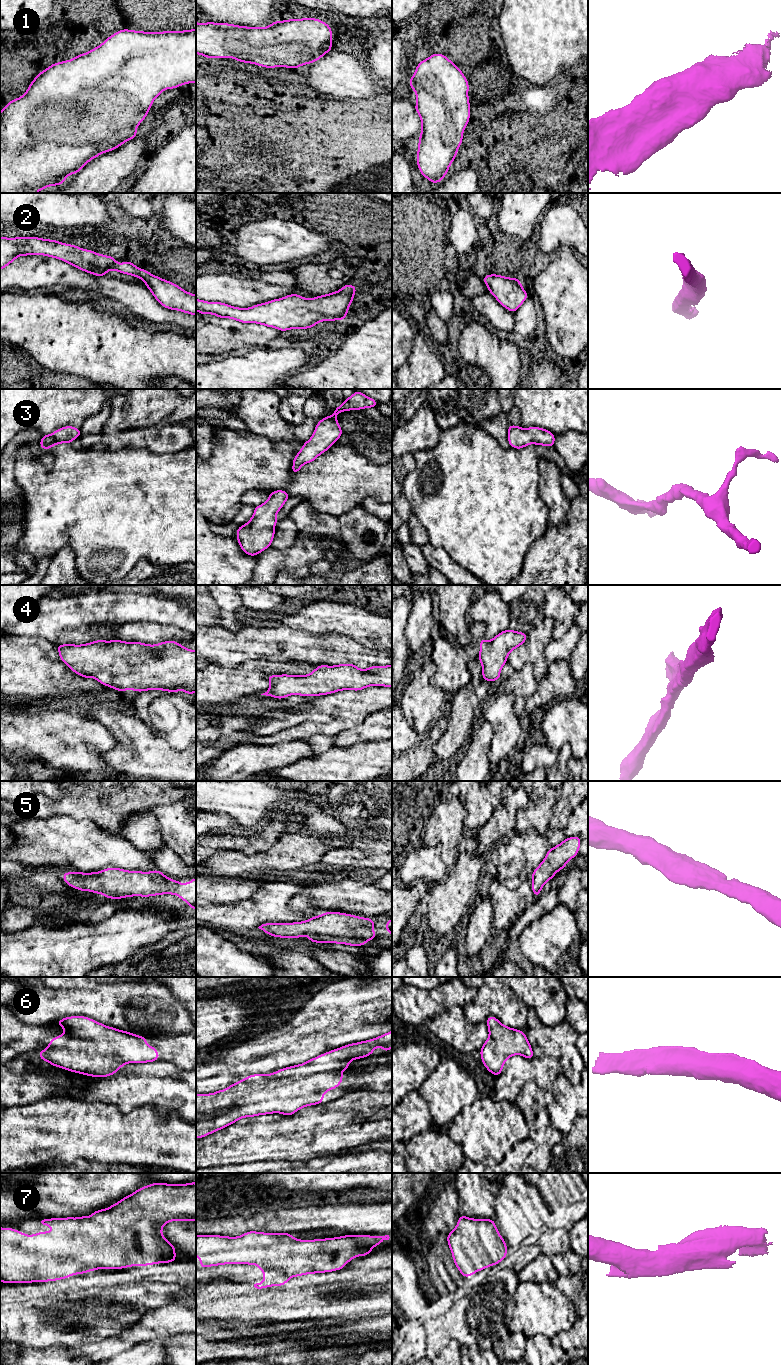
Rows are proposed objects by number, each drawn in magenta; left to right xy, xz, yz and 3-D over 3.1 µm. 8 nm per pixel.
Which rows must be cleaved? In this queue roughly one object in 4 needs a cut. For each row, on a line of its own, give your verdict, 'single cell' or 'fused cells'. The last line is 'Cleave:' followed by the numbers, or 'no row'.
1: single cell
2: single cell
3: single cell
4: single cell
5: single cell
6: single cell
7: single cell
Cleave: no row

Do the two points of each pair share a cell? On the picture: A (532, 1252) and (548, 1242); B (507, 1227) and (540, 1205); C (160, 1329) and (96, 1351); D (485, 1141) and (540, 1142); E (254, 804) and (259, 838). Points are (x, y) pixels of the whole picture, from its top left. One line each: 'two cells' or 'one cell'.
A: two cells
B: one cell
C: one cell
D: two cells
E: two cells

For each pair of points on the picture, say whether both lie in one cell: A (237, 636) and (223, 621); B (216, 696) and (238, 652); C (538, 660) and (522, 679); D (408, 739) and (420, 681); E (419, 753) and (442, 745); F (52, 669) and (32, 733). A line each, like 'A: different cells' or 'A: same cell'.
A: different cells
B: different cells
C: different cells
D: same cell
E: different cells
F: different cells

